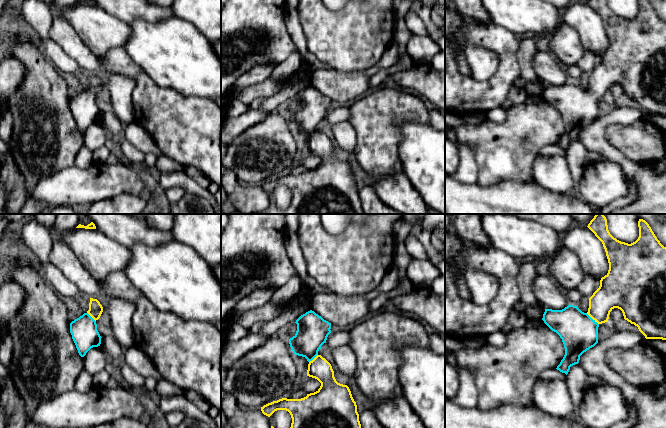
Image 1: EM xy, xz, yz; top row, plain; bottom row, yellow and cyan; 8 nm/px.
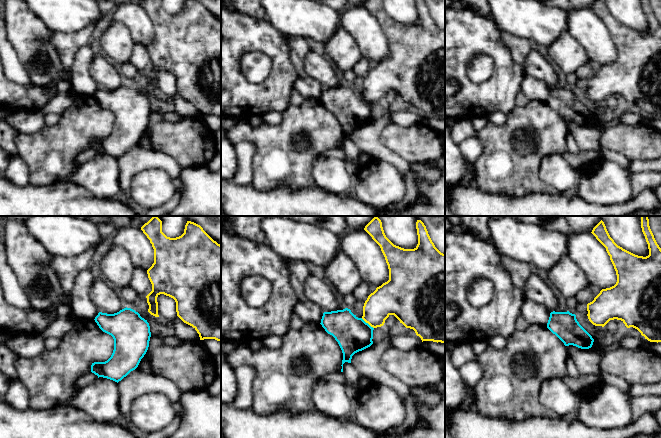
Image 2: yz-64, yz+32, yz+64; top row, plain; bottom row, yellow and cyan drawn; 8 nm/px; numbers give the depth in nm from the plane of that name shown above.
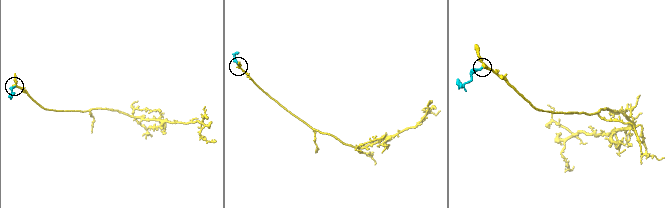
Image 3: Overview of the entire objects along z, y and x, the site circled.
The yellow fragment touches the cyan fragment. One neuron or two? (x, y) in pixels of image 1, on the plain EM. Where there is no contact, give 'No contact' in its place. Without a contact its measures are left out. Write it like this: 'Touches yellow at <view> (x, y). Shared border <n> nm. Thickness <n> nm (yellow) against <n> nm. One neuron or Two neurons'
Touches yellow at yz (592, 94). Shared border 140 nm. Thickness 220 nm (yellow) against 300 nm. One neuron

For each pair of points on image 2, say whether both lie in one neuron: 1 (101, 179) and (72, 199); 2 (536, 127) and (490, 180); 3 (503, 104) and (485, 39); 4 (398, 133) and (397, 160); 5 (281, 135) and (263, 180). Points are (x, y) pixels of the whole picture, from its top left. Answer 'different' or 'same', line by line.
1: different
2: same
3: same
4: different
5: same

